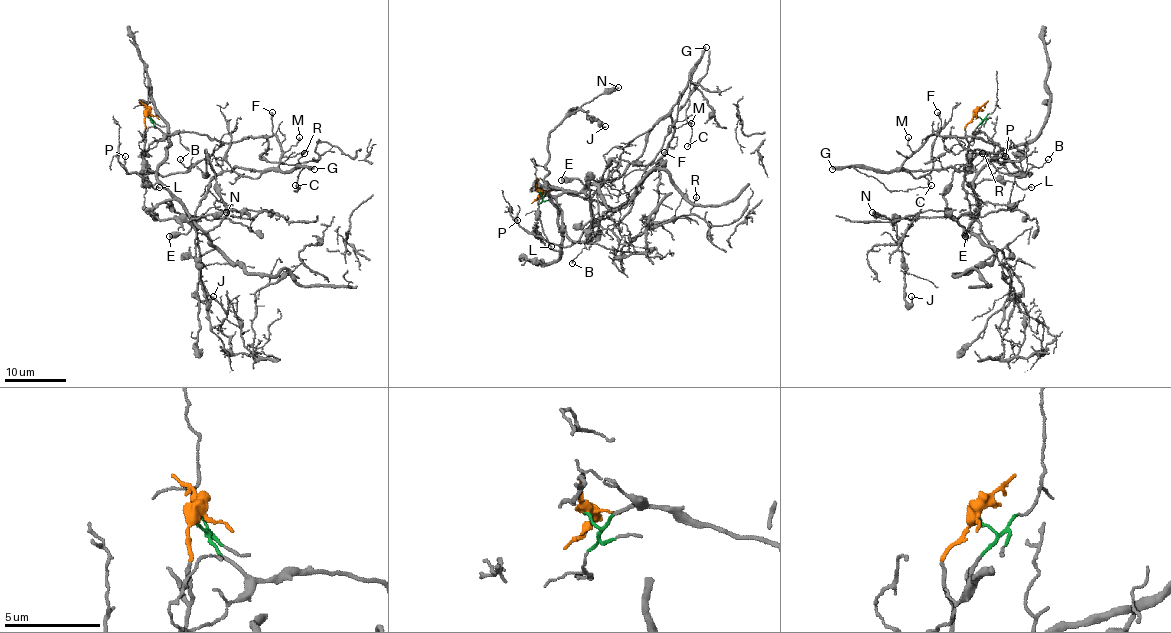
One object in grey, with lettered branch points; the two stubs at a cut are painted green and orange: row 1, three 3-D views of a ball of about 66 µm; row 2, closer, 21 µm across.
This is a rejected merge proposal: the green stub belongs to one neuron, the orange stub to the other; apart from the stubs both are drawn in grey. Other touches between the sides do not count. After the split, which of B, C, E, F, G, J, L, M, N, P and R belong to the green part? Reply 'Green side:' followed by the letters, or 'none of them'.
Green side: B, C, F, G, M, P, R

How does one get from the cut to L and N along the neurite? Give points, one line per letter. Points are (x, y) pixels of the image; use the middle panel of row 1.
L: (538, 191), (538, 180), (539, 186), (547, 191), (548, 188), (544, 188), (539, 199), (538, 215), (551, 246)
N: (538, 191), (538, 180), (547, 191), (562, 191), (551, 196), (544, 189), (548, 134), (582, 105), (619, 87)

